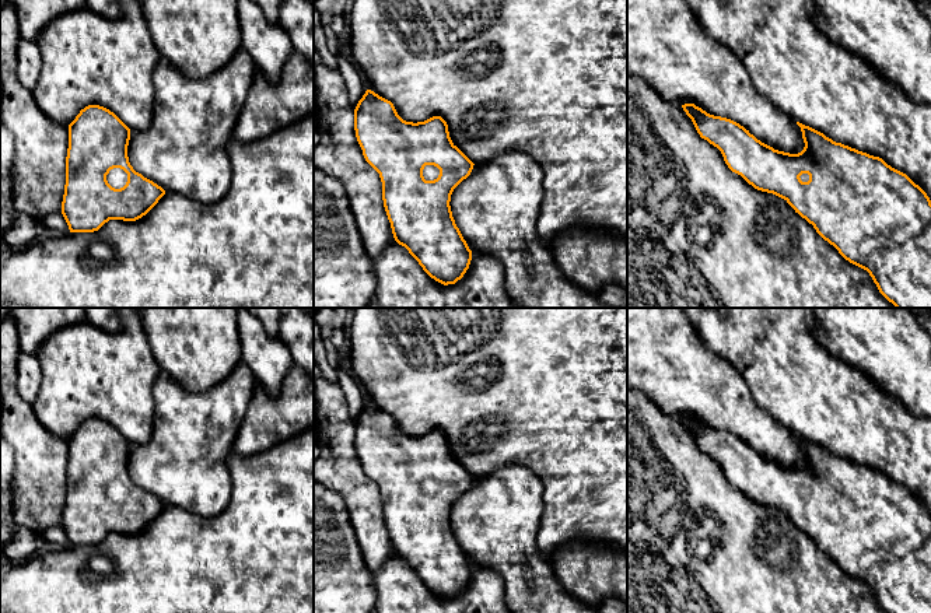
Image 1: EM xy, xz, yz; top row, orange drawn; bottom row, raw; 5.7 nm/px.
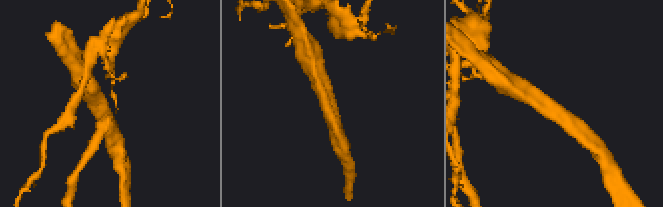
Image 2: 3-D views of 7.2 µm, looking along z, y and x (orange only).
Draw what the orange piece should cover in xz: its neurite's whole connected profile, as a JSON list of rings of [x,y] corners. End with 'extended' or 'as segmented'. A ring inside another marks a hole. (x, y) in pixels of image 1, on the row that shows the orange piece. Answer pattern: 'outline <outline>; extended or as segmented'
outline [[[371,90],[365,91],[354,109],[354,130],[365,161],[379,174],[384,207],[395,241],[409,251],[431,279],[444,286],[455,284],[469,269],[472,251],[455,224],[449,202],[454,189],[470,175],[475,164],[452,143],[448,125],[441,116],[406,122],[391,101]]]; extended

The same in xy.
outline [[[99,105],[85,106],[69,125],[62,214],[70,232],[94,232],[109,220],[136,221],[165,195],[161,186],[133,169],[127,157],[129,140],[130,129]]]; extended

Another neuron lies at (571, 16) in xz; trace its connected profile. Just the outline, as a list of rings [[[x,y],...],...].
[[[351,0],[347,10],[346,49],[353,63],[361,70],[371,91],[391,101],[398,115],[406,122],[424,122],[433,116],[441,116],[447,125],[449,137],[473,164],[489,160],[508,151],[529,154],[543,169],[543,202],[538,218],[538,234],[546,246],[552,248],[554,238],[566,228],[580,225],[594,231],[609,232],[612,237],[627,239],[627,0]]]

